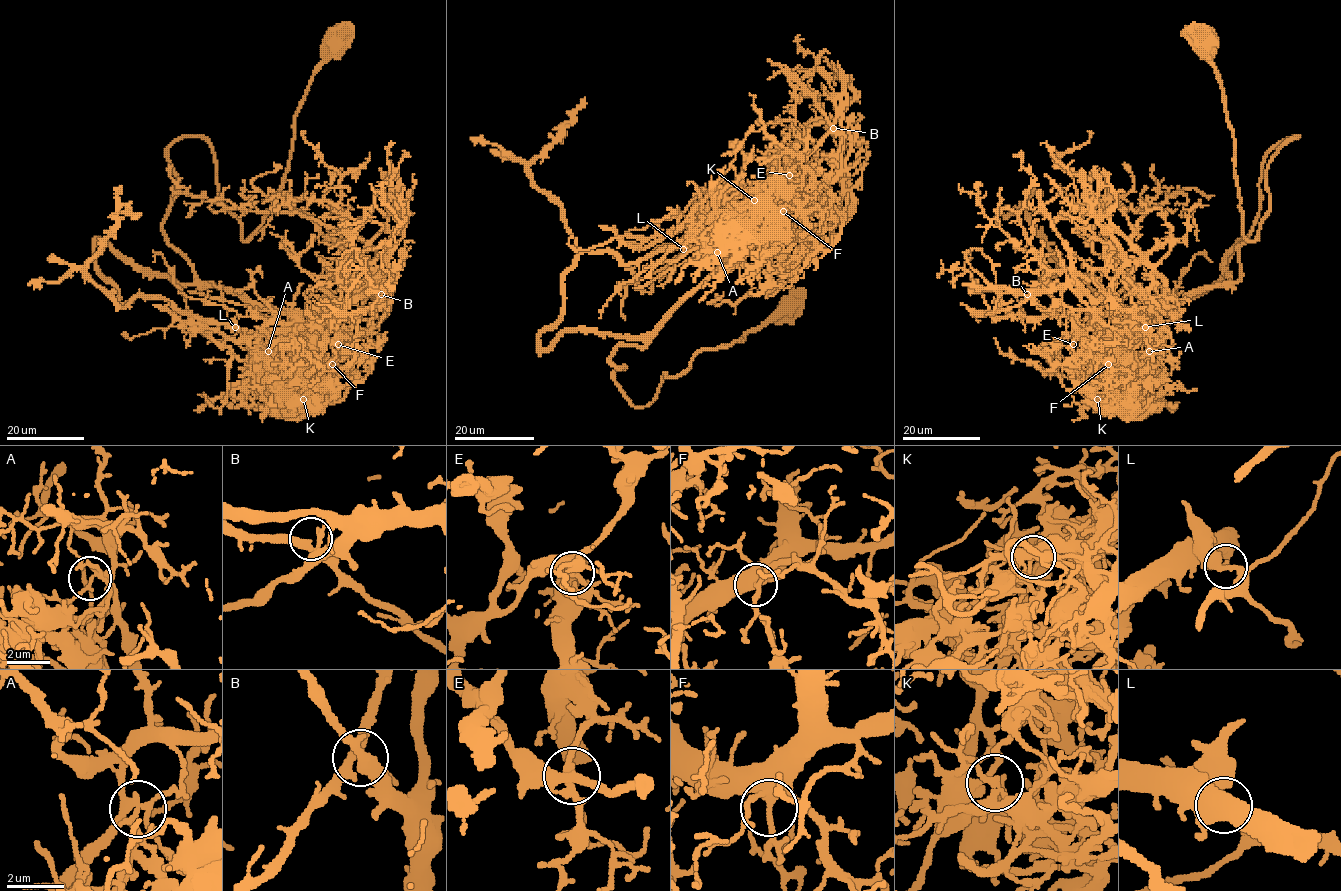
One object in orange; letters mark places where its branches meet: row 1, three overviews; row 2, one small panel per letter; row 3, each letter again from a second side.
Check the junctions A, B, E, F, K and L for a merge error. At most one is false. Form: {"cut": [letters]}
{"cut": ["K"]}

